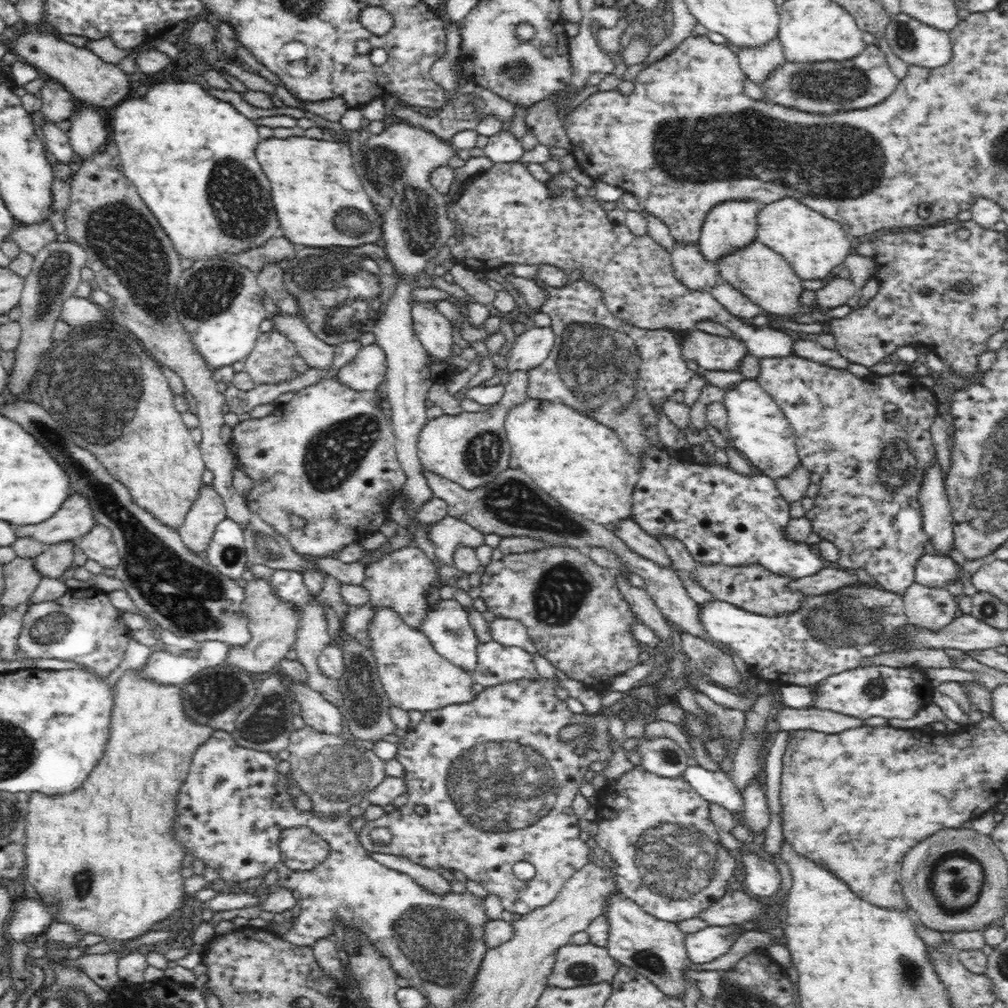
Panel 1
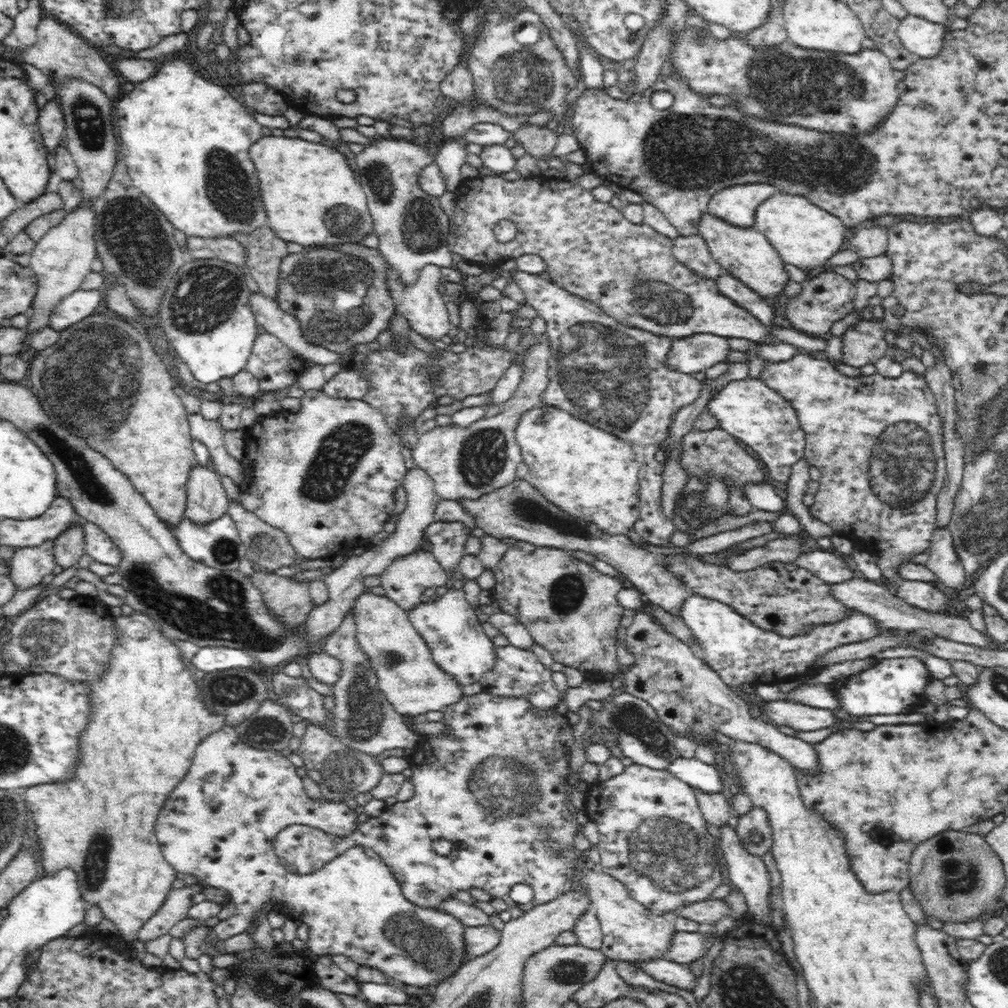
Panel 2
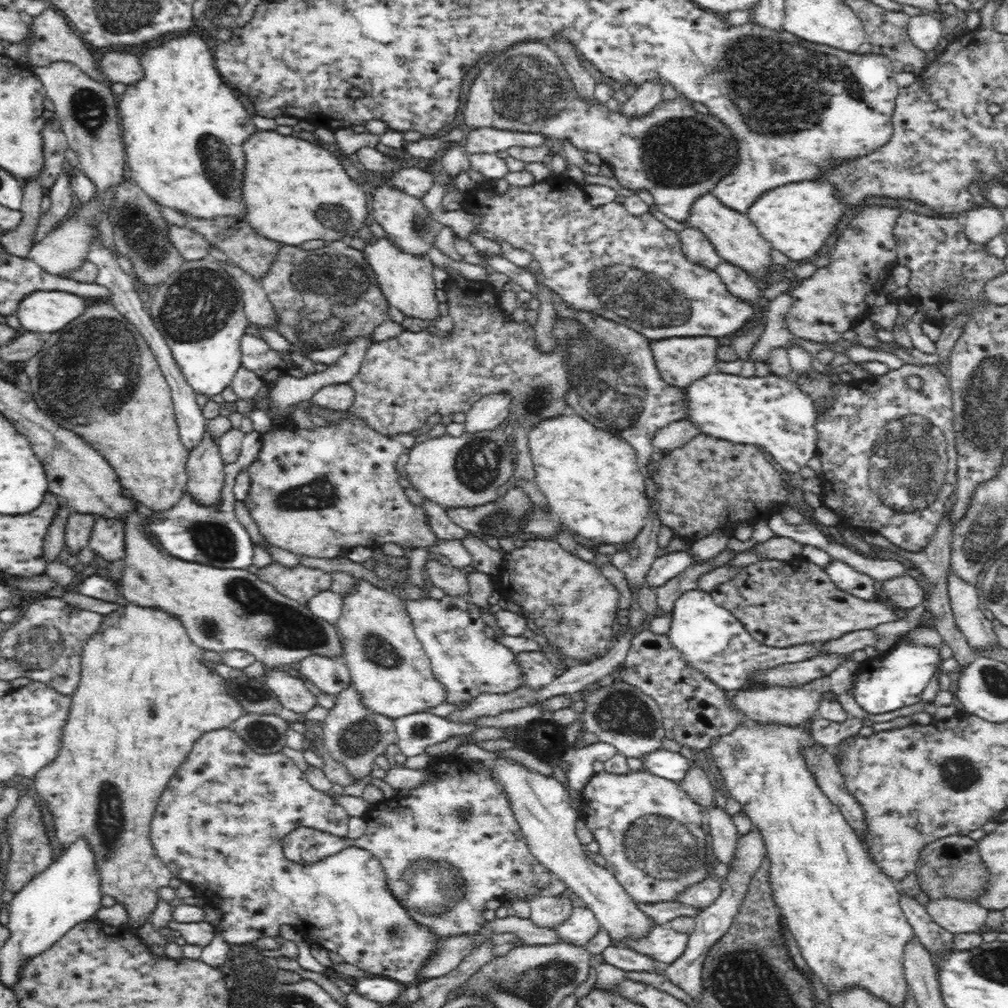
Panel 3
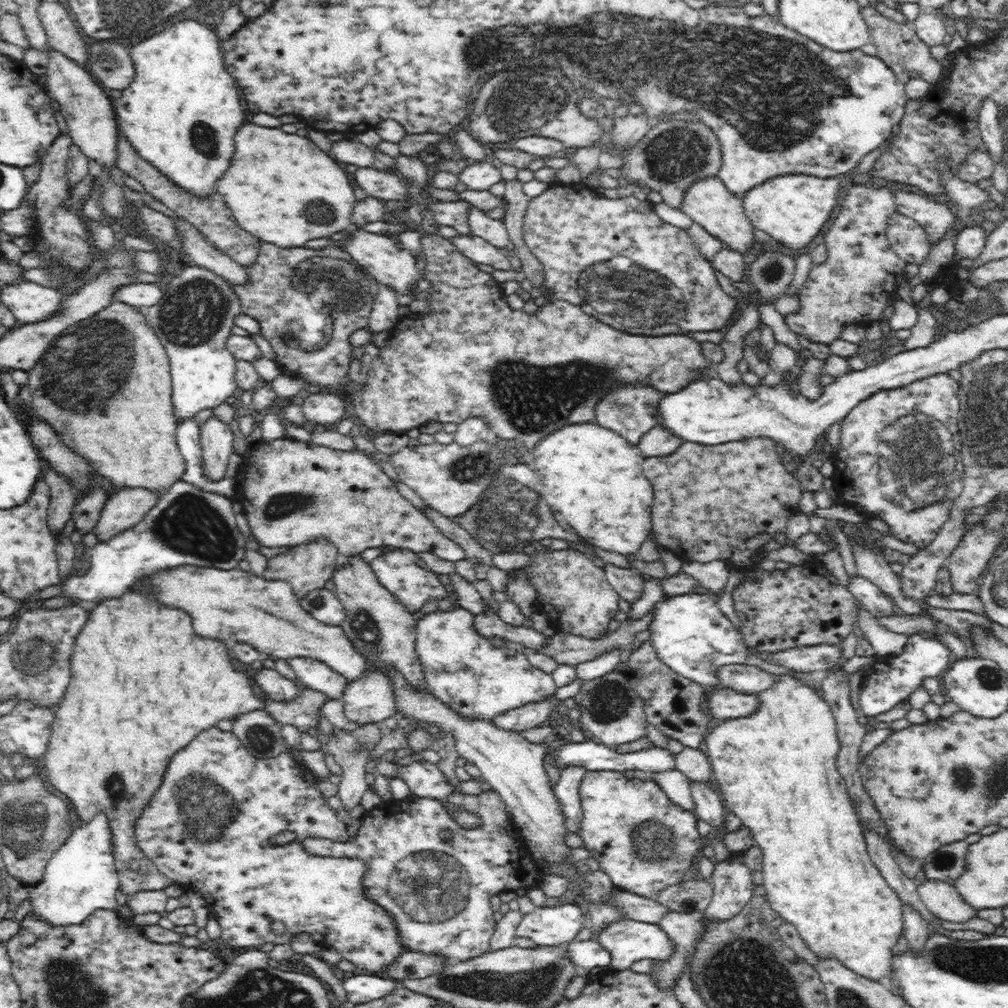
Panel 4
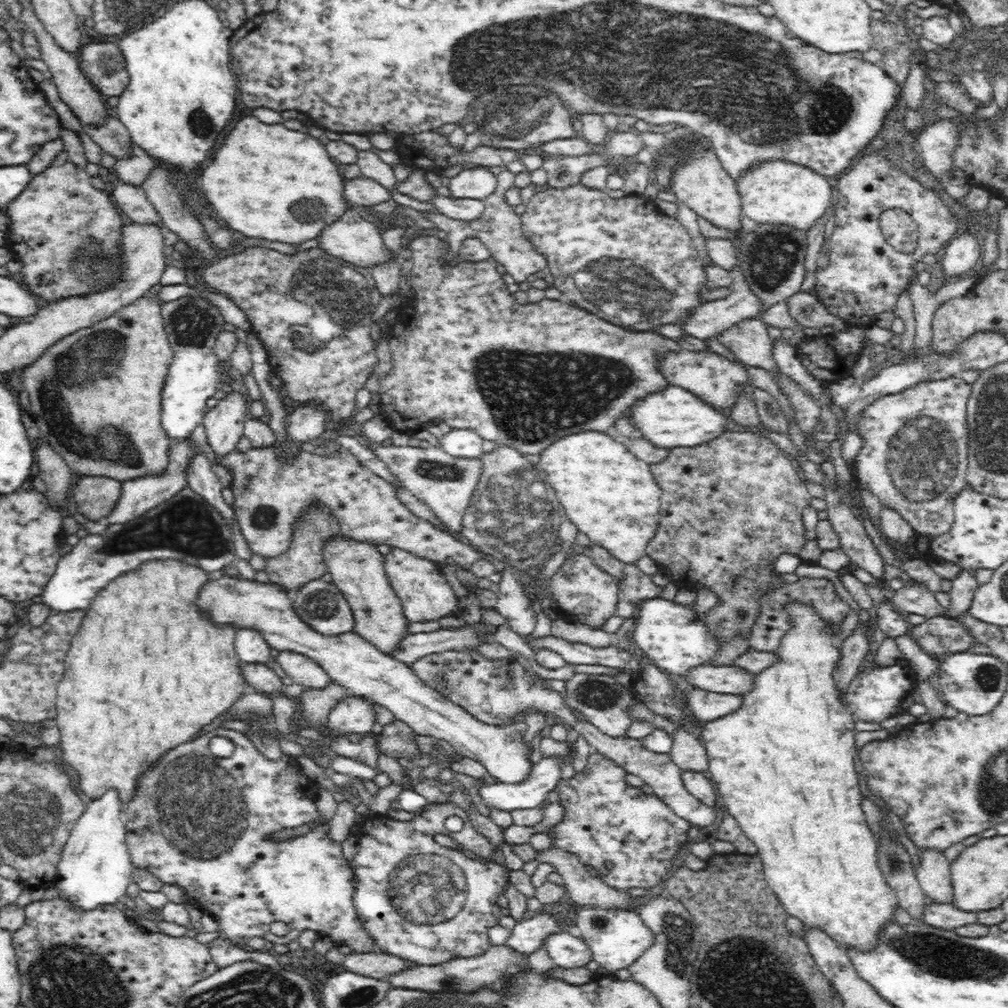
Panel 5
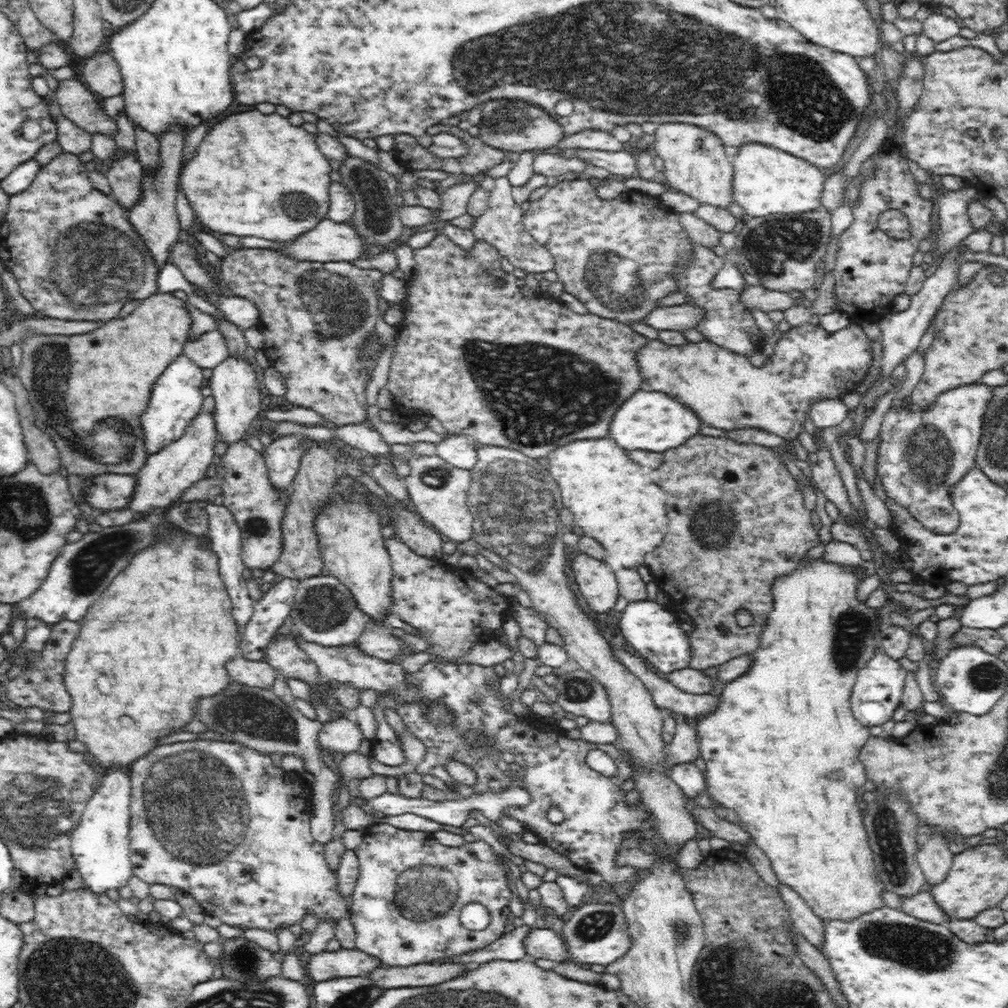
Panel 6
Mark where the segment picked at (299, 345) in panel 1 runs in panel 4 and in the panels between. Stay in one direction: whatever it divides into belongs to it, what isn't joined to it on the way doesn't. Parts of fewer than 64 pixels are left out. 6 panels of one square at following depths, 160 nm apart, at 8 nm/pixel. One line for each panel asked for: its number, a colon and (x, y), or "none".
2: (270, 317)
3: (258, 308)
4: (203, 253)

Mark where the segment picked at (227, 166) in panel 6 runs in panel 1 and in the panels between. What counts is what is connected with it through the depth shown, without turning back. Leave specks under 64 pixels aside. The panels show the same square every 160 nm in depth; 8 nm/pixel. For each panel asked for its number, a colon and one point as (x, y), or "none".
1: (323, 205)
2: (312, 197)
3: (294, 191)
4: (281, 188)
5: (270, 183)

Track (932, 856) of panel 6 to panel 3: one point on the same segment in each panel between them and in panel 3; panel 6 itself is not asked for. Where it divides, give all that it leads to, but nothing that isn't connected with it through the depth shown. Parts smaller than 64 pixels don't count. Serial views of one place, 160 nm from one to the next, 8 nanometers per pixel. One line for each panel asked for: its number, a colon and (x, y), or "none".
3: (957, 916)
4: (946, 903)
5: (934, 876)

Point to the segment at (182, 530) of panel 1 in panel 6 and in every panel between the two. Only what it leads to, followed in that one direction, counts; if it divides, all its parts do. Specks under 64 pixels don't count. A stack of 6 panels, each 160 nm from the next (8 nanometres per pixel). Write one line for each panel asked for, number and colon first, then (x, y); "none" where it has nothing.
2: (206, 498)
3: (205, 466)
4: (216, 438)
5: (223, 422)
6: (233, 382)

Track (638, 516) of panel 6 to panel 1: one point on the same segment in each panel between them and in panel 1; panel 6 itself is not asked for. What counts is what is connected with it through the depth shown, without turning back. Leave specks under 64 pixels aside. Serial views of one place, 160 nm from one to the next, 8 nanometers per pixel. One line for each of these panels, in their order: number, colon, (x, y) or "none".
1: (587, 467)
2: (589, 473)
3: (590, 478)
4: (610, 506)
5: (610, 495)

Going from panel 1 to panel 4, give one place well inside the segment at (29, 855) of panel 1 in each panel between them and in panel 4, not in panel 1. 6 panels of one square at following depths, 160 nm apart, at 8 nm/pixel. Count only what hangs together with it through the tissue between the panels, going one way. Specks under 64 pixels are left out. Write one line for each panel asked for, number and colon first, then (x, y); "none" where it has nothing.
2: (148, 717)
3: (145, 696)
4: (143, 685)

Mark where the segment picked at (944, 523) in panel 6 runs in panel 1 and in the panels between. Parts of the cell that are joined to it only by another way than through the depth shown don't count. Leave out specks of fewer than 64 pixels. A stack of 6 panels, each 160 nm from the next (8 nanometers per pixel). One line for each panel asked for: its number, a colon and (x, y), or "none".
1: (869, 438)
2: (877, 441)
3: (888, 455)
4: (898, 458)
5: (913, 458)

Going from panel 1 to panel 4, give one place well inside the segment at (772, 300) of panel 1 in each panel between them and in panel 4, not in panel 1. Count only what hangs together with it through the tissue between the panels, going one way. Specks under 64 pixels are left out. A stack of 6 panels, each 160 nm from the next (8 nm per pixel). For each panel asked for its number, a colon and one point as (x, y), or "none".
2: (743, 252)
3: (736, 238)
4: (707, 202)

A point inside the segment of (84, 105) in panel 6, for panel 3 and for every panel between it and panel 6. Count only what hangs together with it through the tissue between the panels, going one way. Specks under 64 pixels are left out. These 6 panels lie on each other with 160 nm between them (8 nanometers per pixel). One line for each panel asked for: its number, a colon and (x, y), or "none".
3: (252, 253)
4: (211, 216)
5: (113, 137)

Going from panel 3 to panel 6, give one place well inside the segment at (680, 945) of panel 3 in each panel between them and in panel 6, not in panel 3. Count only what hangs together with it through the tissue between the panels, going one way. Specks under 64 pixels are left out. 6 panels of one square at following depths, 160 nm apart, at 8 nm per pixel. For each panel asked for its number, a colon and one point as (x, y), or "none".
4: (626, 940)
5: (616, 937)
6: (596, 933)

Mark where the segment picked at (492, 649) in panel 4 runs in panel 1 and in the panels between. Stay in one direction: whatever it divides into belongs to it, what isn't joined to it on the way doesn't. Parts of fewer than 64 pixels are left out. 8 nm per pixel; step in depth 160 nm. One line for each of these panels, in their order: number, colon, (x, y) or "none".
1: (446, 625)
2: (457, 641)
3: (466, 661)

